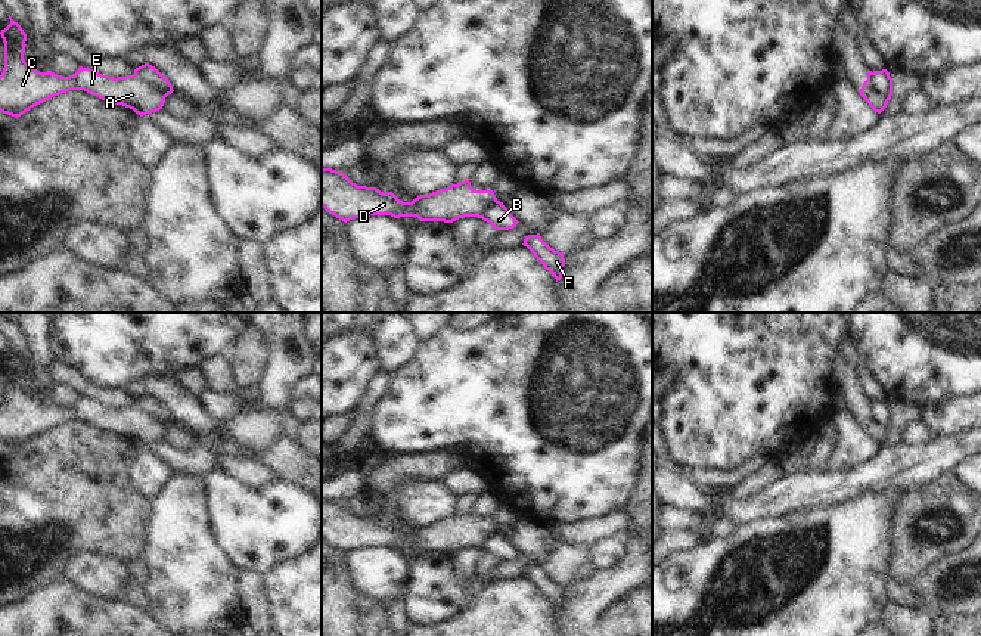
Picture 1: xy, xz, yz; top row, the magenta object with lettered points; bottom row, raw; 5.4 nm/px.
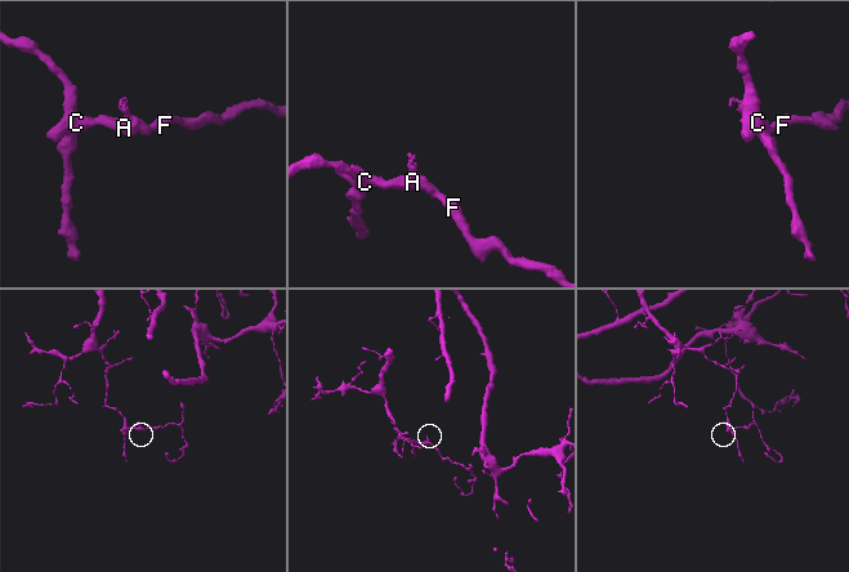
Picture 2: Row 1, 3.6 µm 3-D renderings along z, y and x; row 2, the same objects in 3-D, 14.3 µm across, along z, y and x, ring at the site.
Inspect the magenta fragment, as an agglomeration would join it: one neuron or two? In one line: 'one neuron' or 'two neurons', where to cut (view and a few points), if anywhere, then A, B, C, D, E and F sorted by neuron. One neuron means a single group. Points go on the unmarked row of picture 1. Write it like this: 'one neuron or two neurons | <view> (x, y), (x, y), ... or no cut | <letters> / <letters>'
two neurons | xy (134, 405), (154, 413), (165, 427) | A C D E / B F

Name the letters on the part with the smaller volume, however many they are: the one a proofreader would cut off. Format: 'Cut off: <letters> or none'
Cut off: B, F

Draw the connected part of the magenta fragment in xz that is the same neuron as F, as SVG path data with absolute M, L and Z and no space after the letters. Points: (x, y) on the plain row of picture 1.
M540 564L525 567L522 575L527 577L544 599L552 604L556 612L562 609L562 599L565 596L564 584L550 578L541 570Z

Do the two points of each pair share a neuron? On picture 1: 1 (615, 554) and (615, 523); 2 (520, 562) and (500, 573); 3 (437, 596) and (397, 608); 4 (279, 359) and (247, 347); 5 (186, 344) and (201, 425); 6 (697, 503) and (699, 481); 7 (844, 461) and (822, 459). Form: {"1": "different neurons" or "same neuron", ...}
{"1": "different neurons", "2": "same neuron", "3": "different neurons", "4": "different neurons", "5": "different neurons", "6": "different neurons", "7": "different neurons"}

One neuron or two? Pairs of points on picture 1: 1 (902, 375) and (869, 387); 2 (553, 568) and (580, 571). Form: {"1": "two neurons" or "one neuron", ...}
{"1": "two neurons", "2": "two neurons"}

